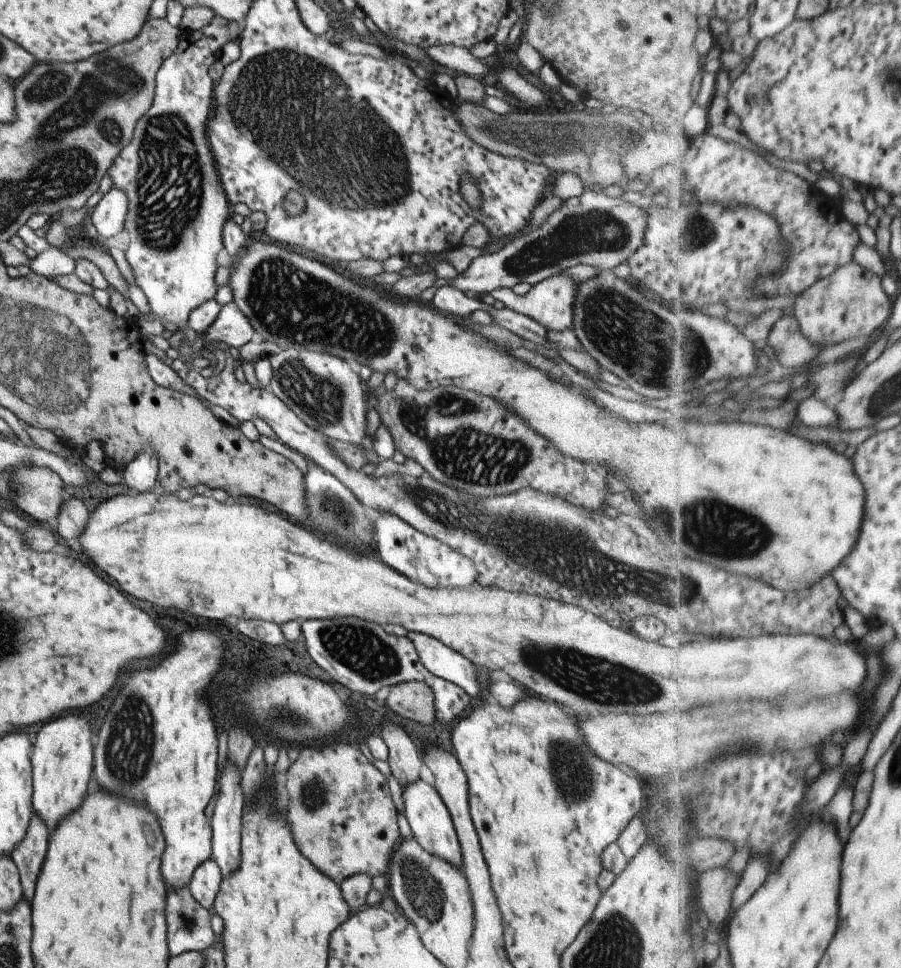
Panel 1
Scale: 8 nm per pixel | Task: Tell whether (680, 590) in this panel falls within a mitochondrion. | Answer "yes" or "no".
yes

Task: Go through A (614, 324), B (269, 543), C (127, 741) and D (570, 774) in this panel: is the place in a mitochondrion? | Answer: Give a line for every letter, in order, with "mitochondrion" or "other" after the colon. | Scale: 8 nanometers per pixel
A: mitochondrion
B: other
C: mitochondrion
D: mitochondrion

